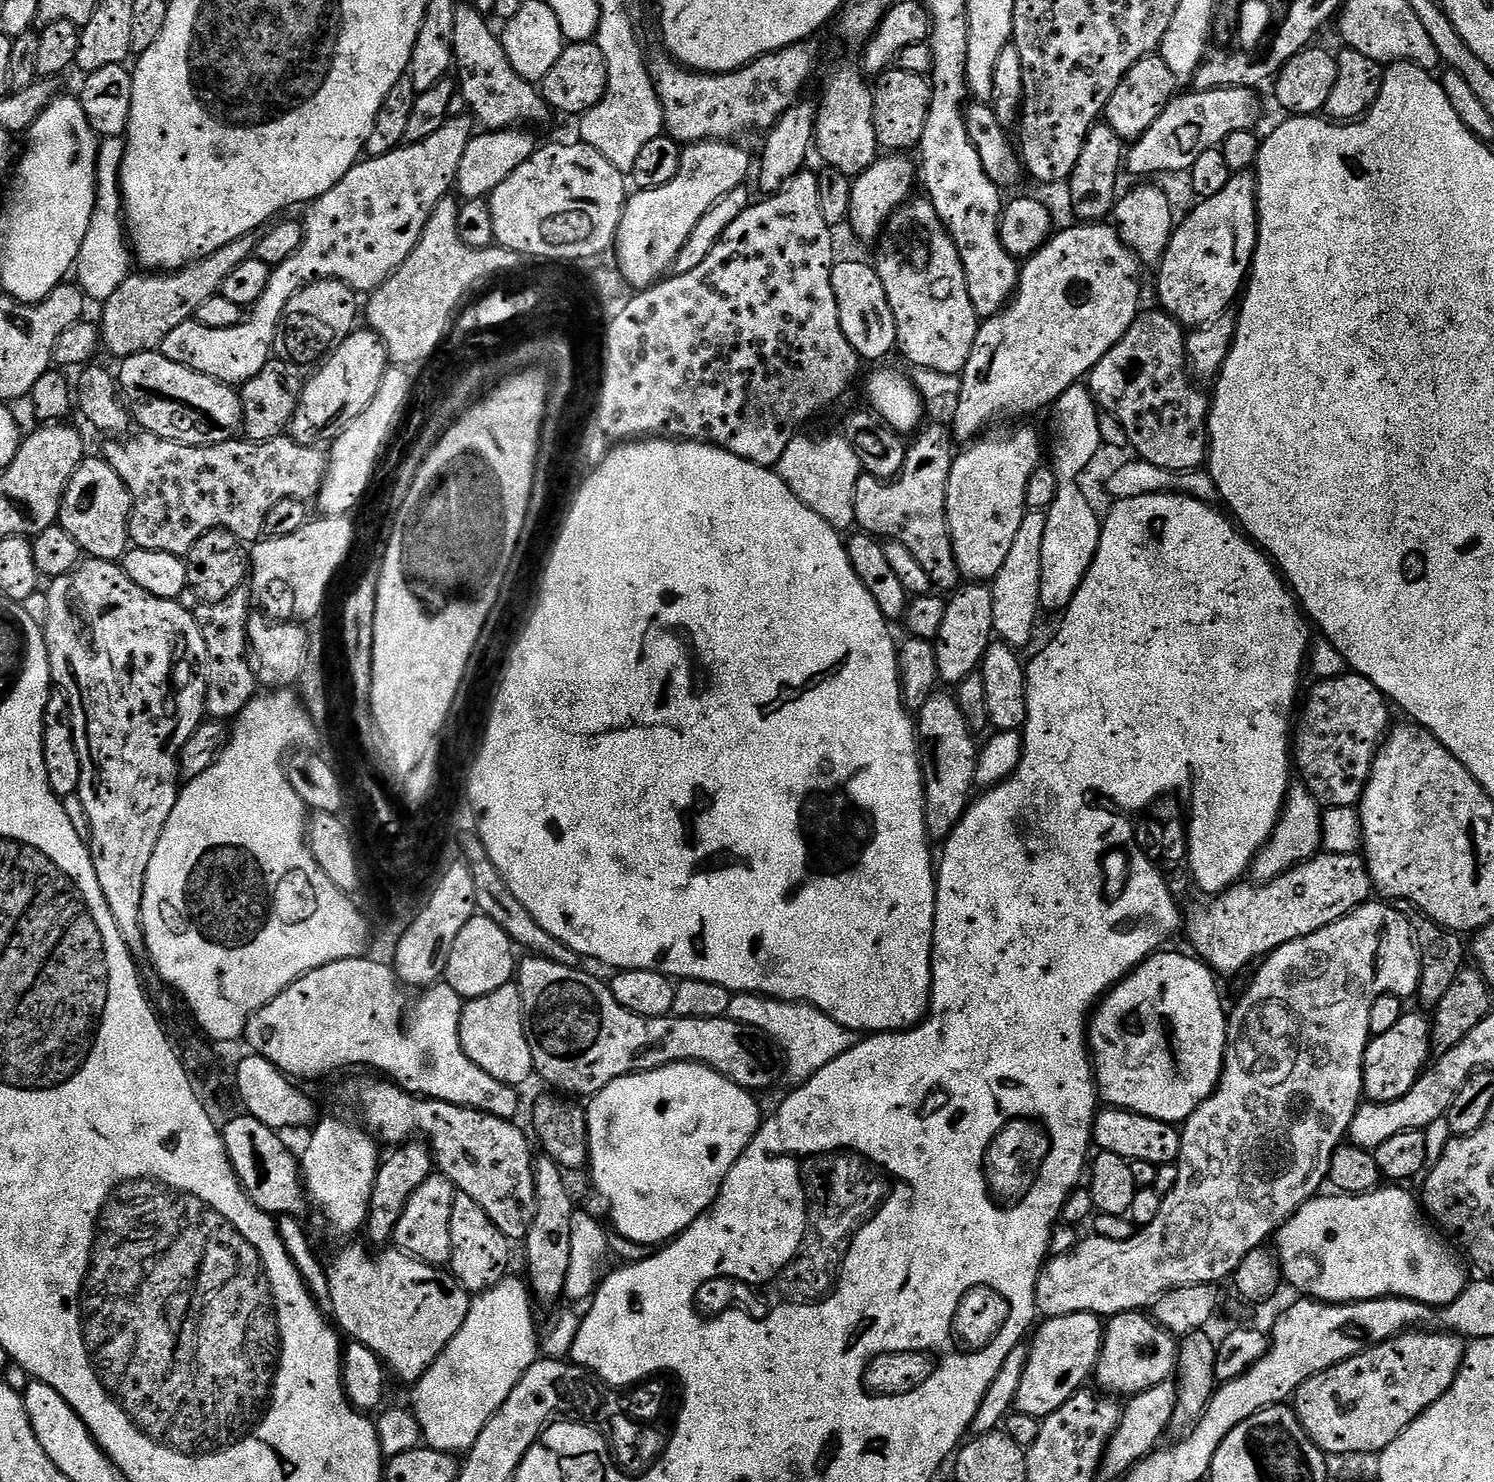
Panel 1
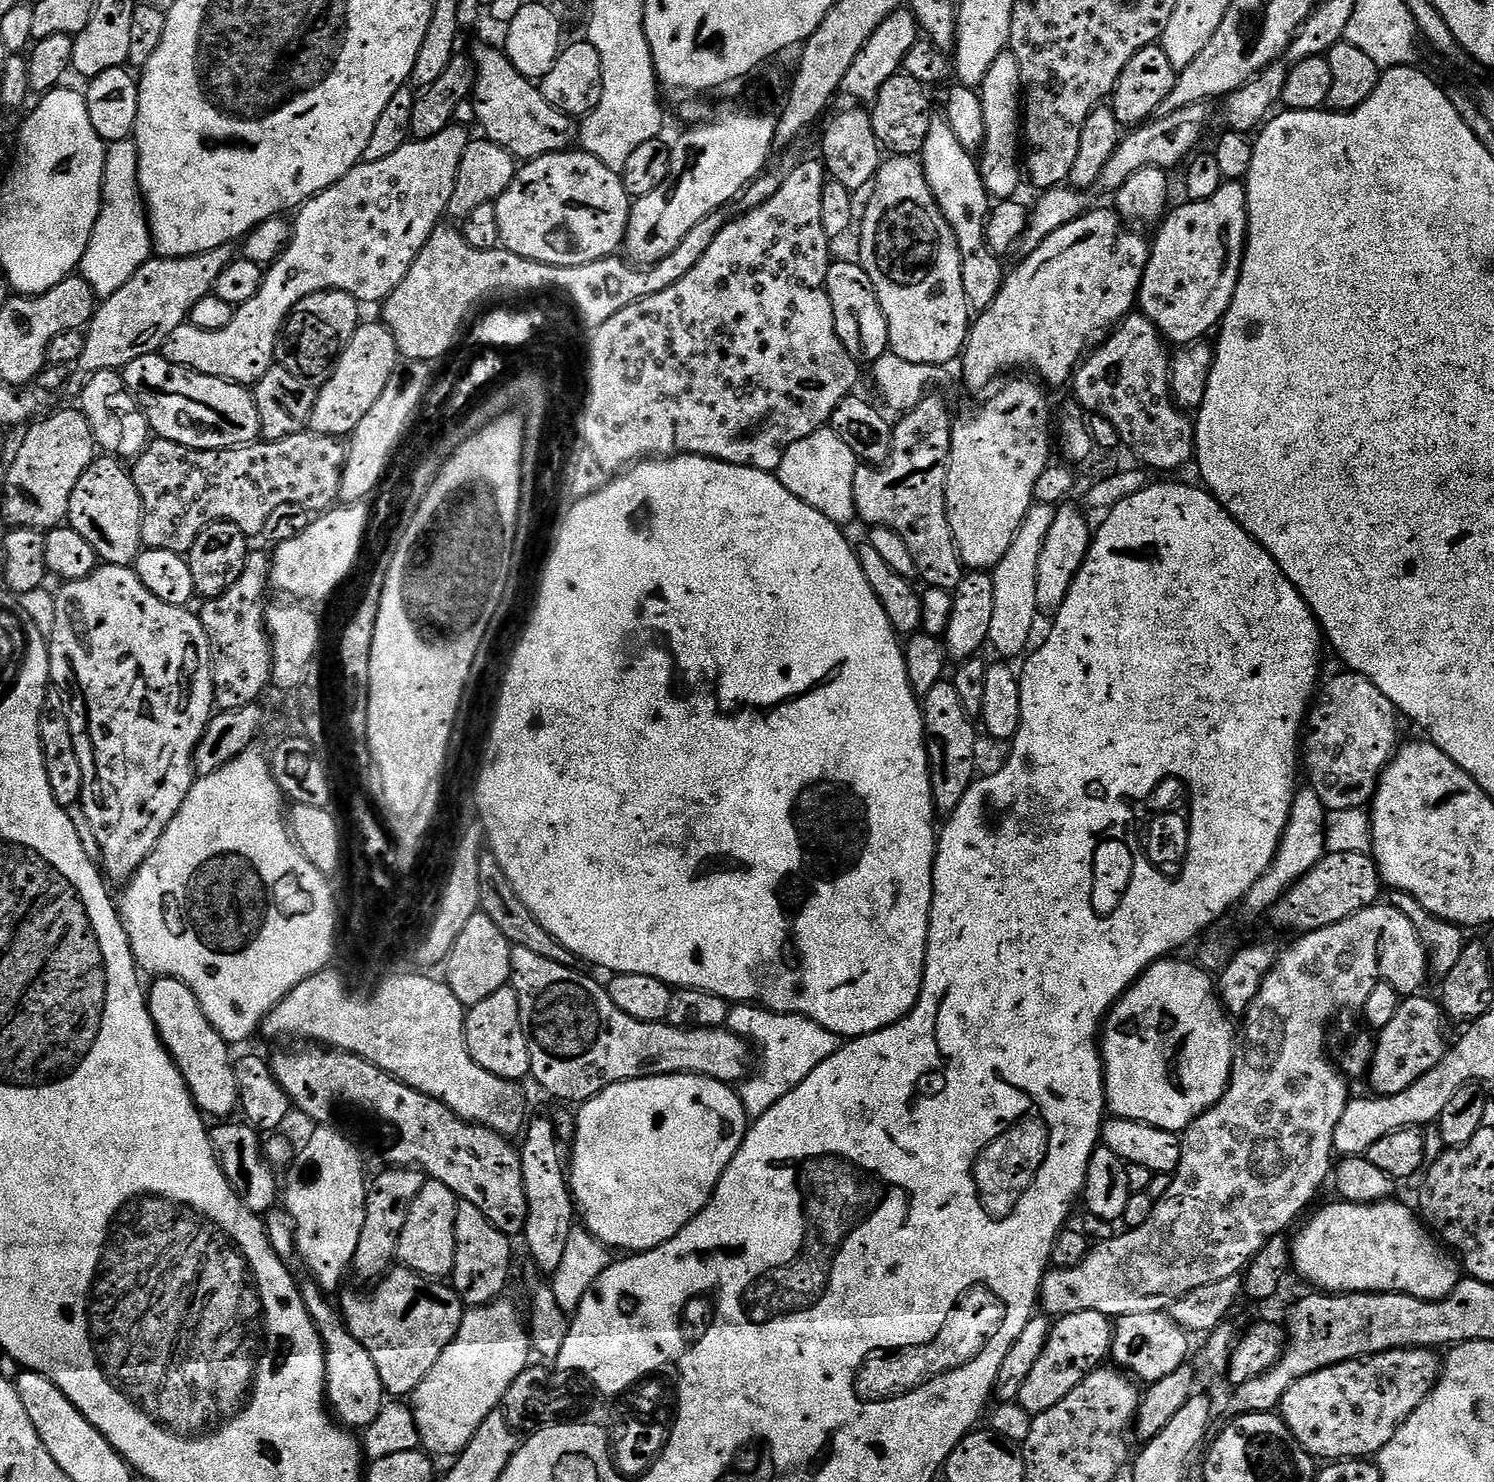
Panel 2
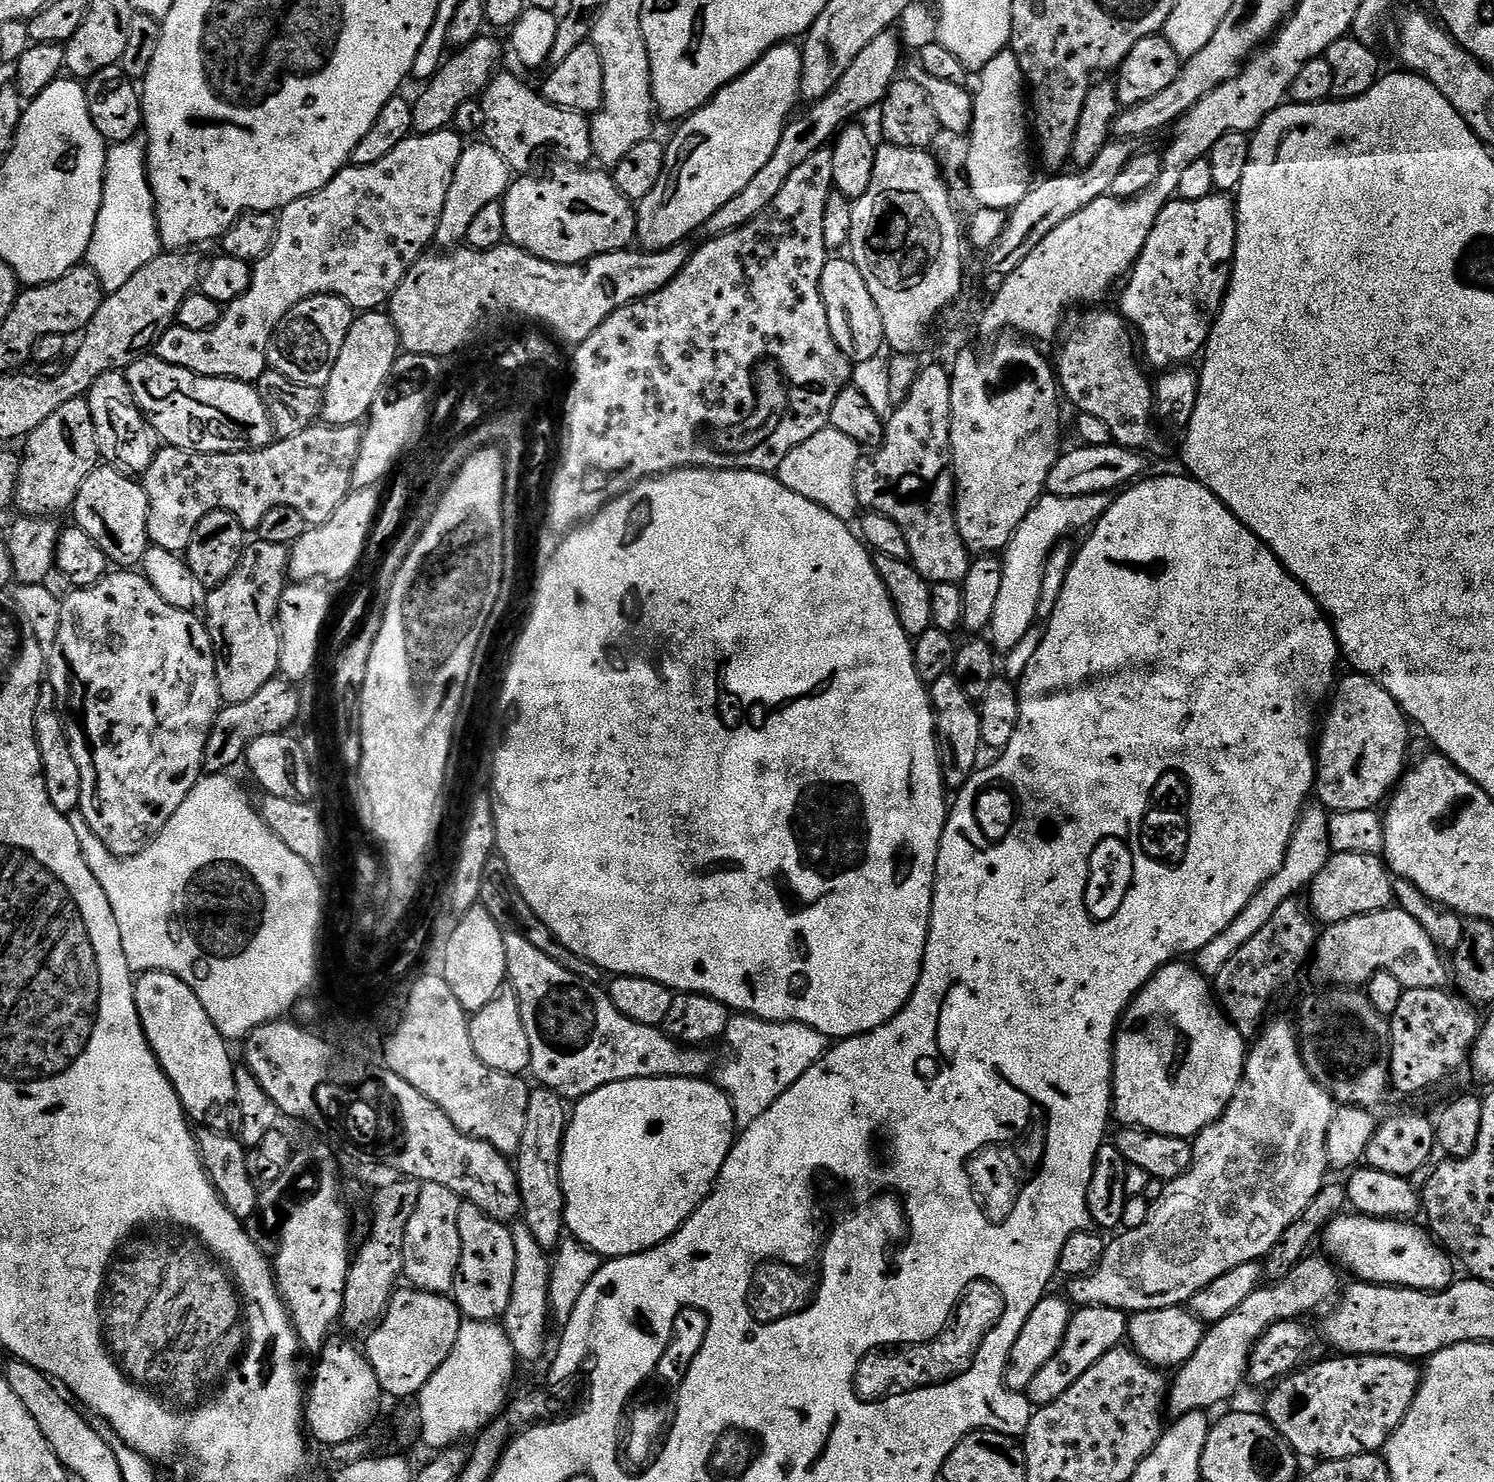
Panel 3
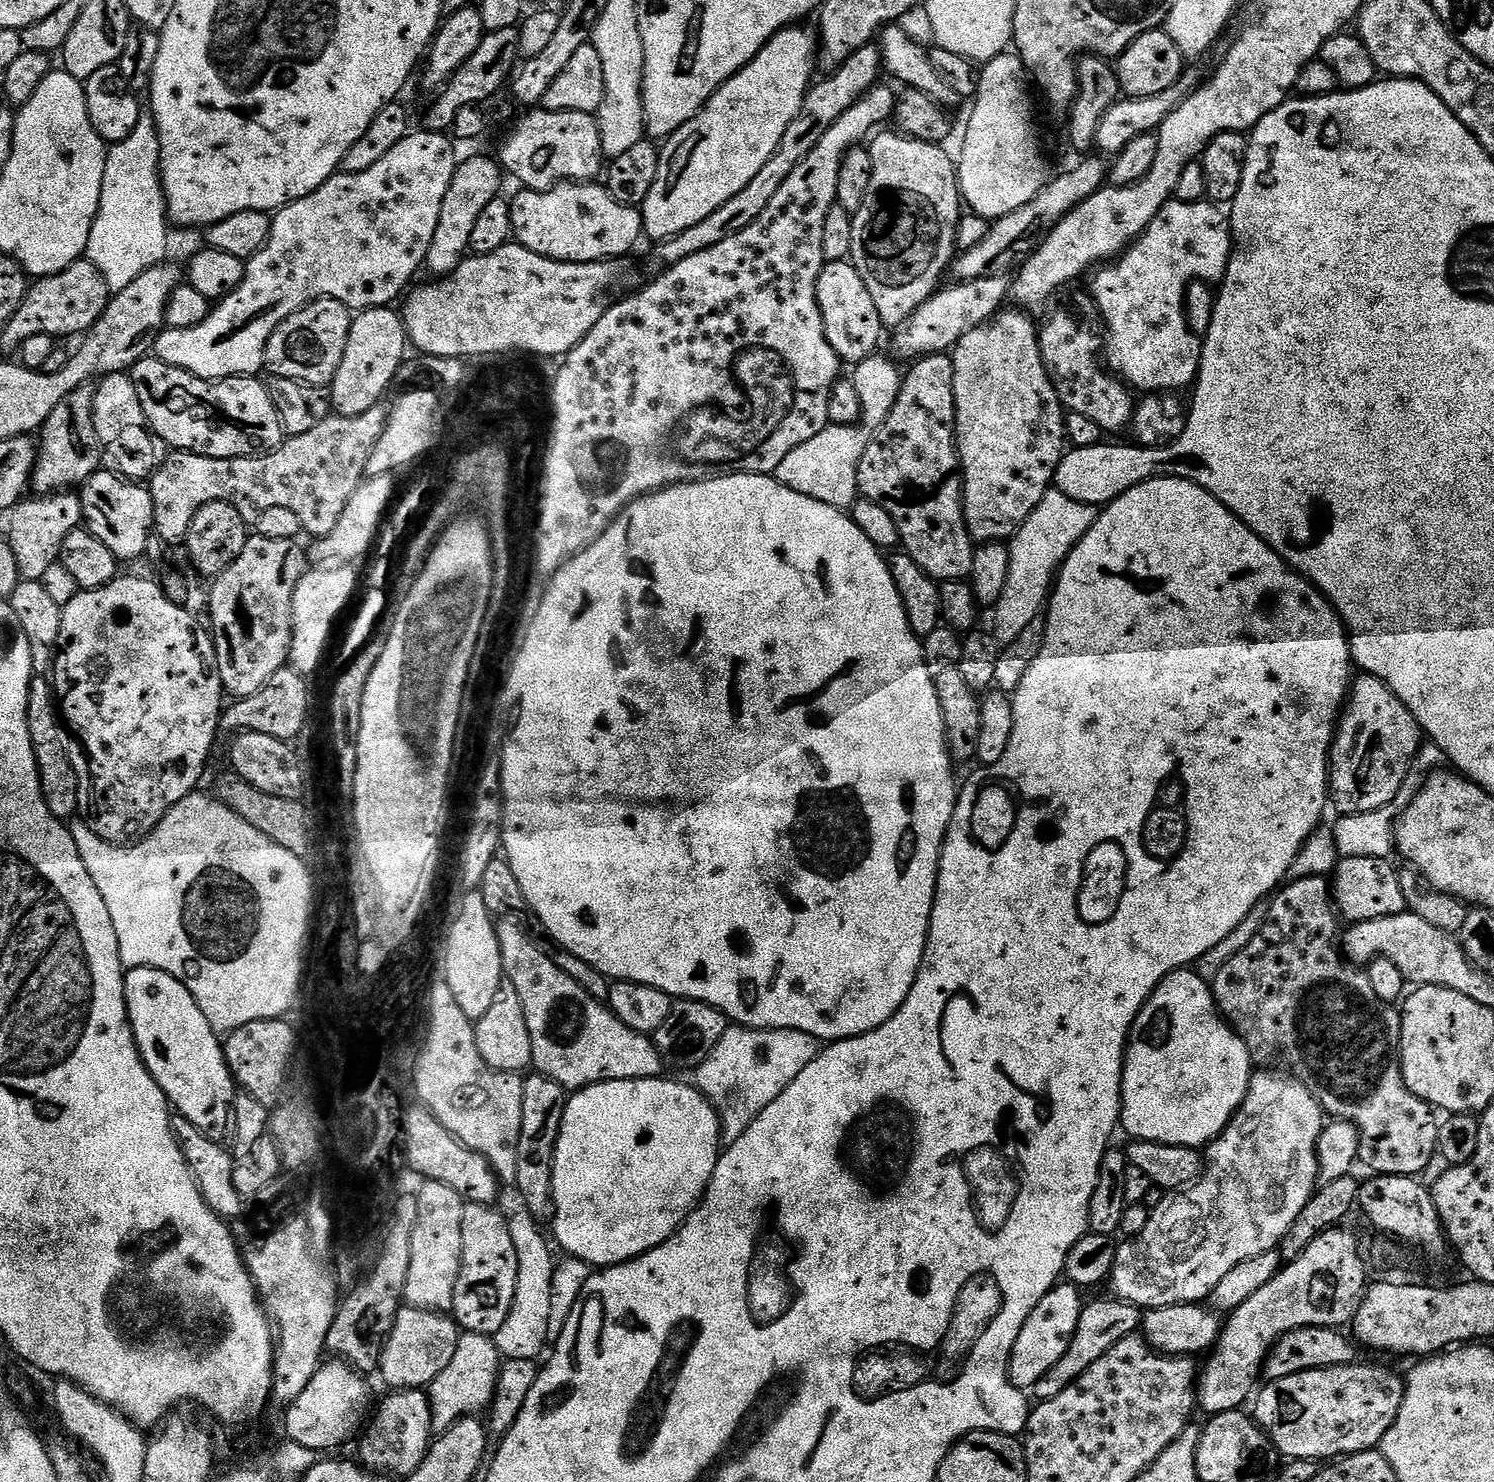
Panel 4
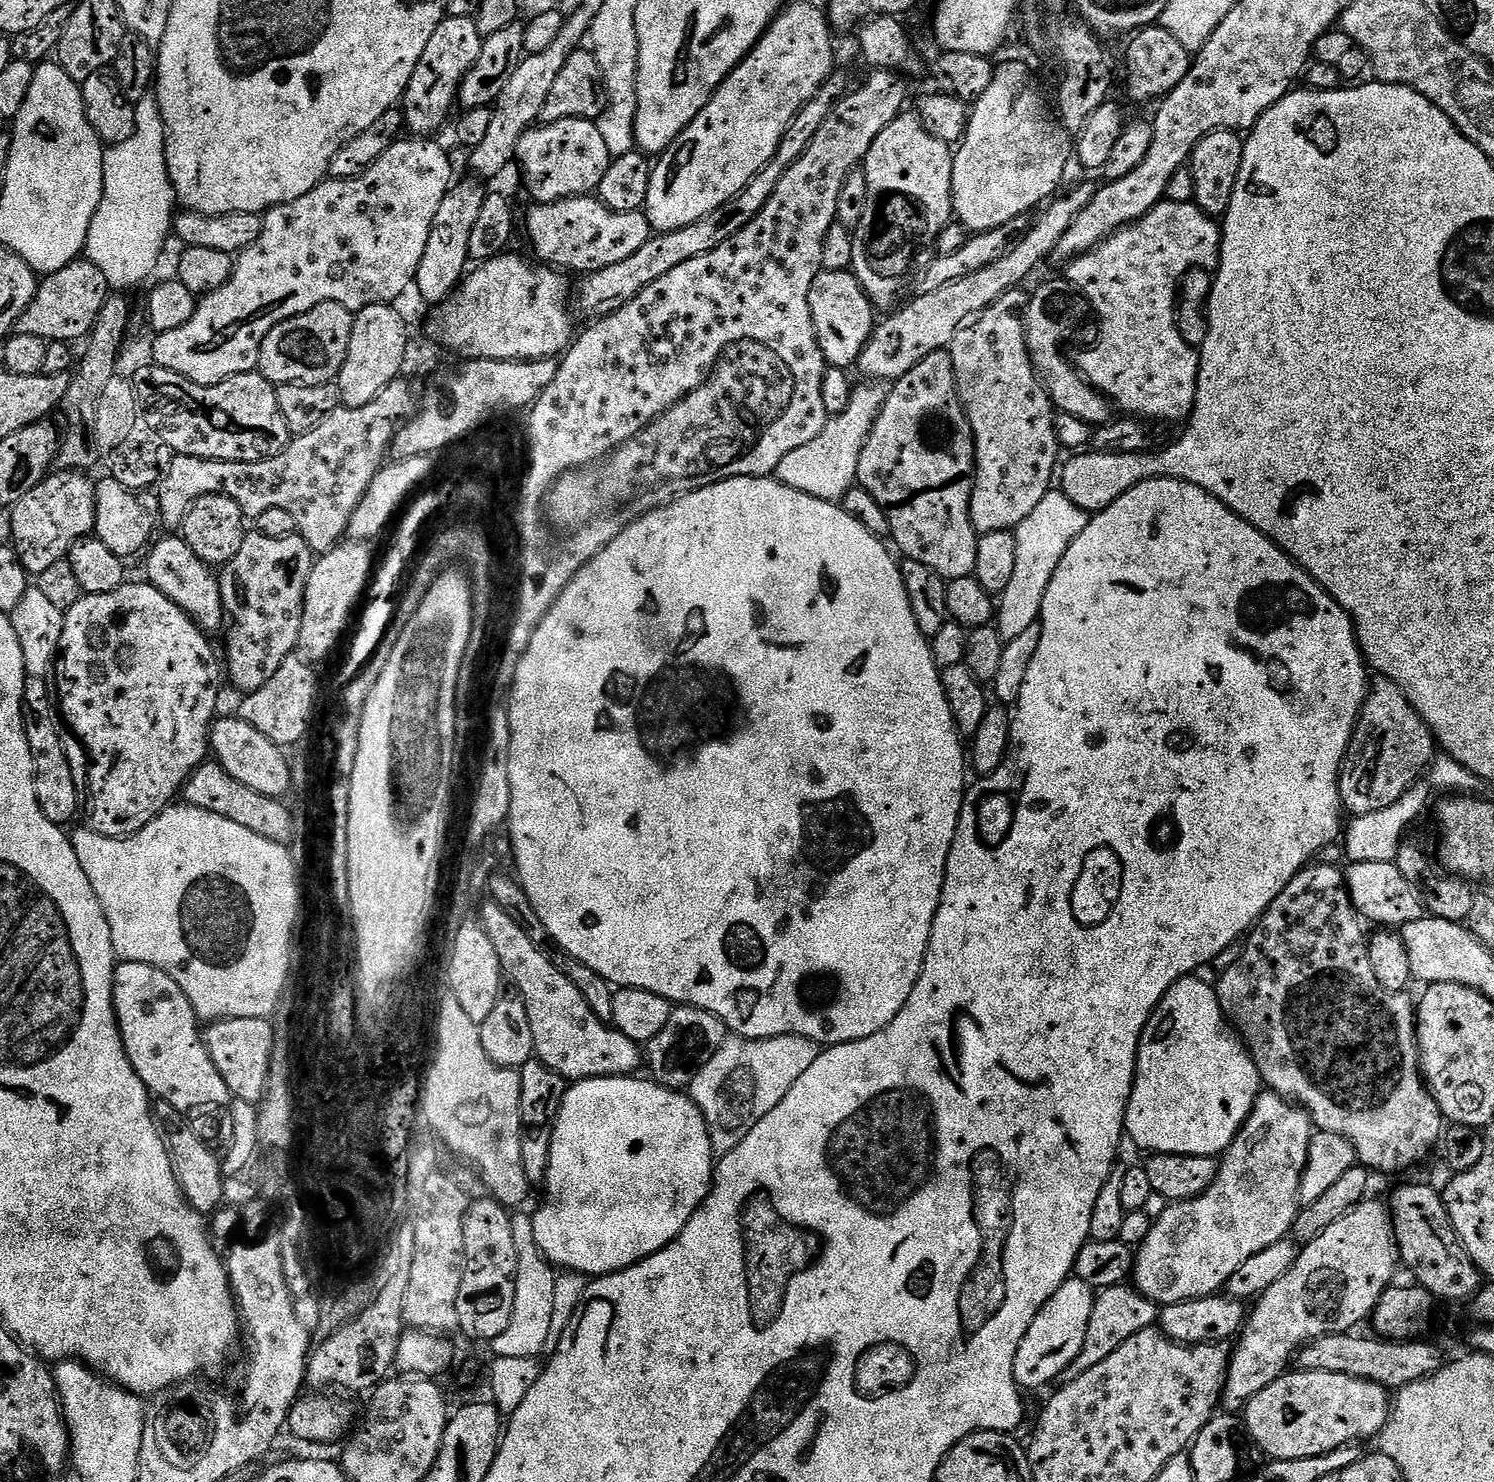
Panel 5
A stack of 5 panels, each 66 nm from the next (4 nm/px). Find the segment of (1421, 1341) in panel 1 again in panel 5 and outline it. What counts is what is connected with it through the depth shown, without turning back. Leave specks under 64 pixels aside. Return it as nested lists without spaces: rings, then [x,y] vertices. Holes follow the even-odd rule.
[[[1289,1370],[1284,1375],[1279,1376],[1266,1390],[1261,1390],[1259,1394],[1254,1394],[1250,1402],[1244,1407],[1242,1413],[1242,1423],[1248,1439],[1253,1445],[1256,1444],[1268,1455],[1269,1461],[1273,1460],[1297,1460],[1298,1458],[1314,1458],[1318,1454],[1330,1454],[1330,1450],[1336,1450],[1347,1444],[1365,1442],[1371,1438],[1379,1437],[1380,1431],[1386,1426],[1388,1416],[1392,1412],[1393,1401],[1390,1399],[1389,1389],[1383,1388],[1380,1384],[1375,1384],[1362,1378],[1350,1378],[1350,1374],[1326,1374],[1325,1372],[1301,1372],[1299,1370]]]

